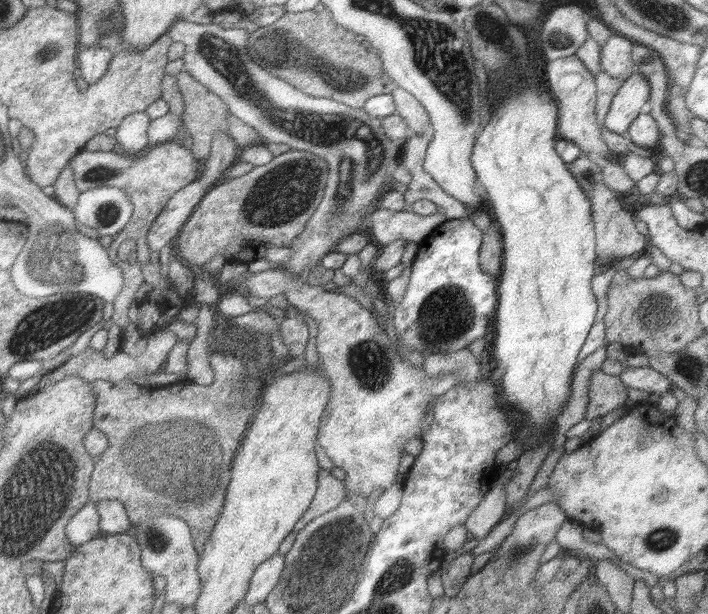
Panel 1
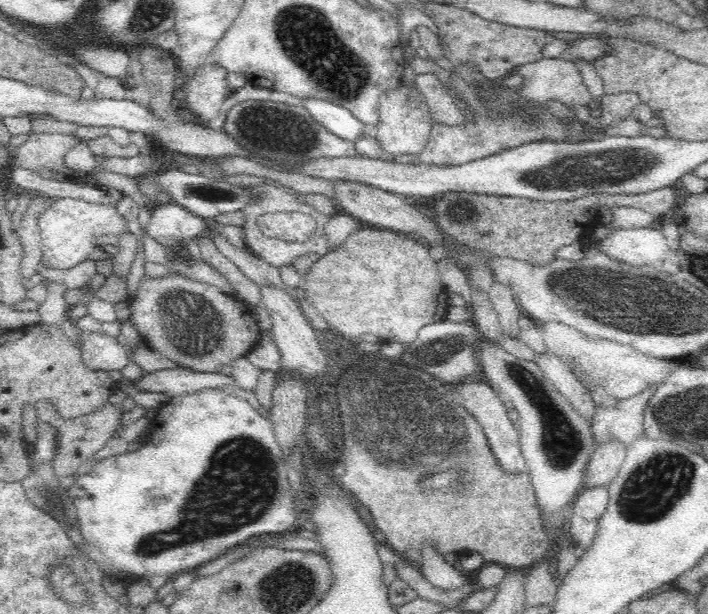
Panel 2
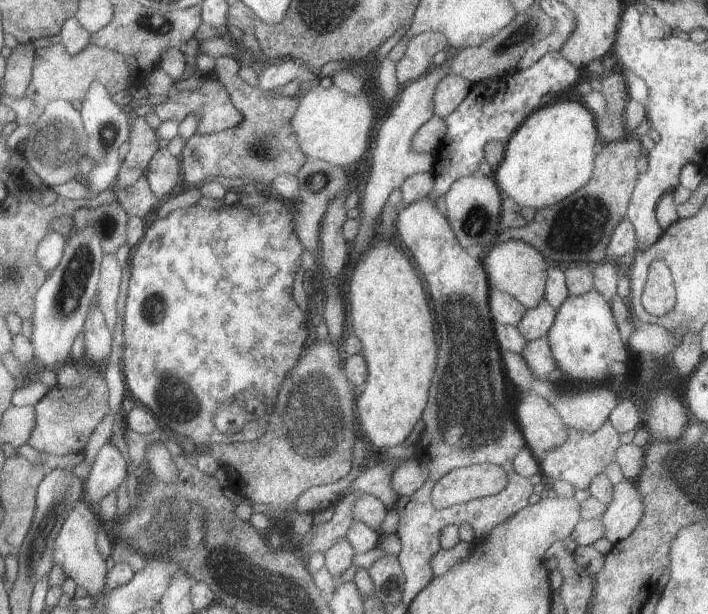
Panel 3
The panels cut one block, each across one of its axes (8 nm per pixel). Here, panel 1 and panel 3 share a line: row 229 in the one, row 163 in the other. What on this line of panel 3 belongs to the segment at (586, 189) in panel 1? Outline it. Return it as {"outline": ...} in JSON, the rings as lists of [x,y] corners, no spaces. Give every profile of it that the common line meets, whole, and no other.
{"outline":[[[621,138],[617,142],[605,142],[601,152],[595,156],[595,168],[589,182],[569,194],[567,198],[555,202],[549,208],[537,212],[533,222],[519,230],[507,230],[499,234],[493,244],[503,240],[521,240],[541,252],[549,264],[599,264],[609,260],[607,248],[615,226],[627,216],[627,206],[637,182],[637,156],[645,154],[639,138]]]}

